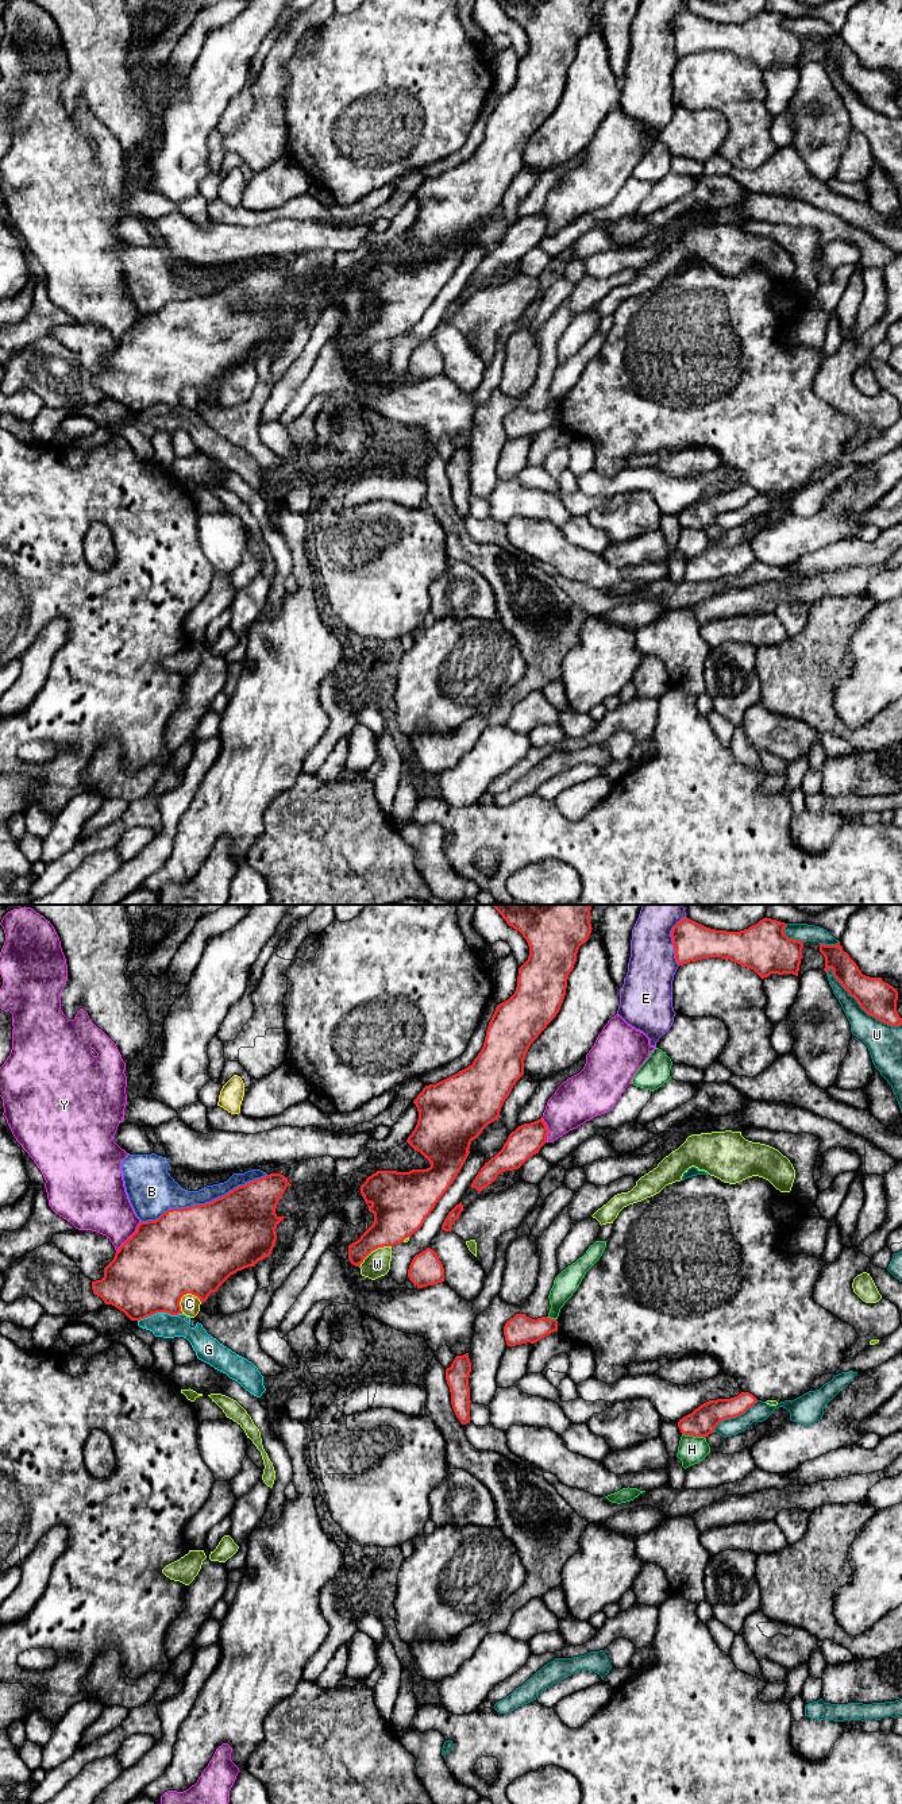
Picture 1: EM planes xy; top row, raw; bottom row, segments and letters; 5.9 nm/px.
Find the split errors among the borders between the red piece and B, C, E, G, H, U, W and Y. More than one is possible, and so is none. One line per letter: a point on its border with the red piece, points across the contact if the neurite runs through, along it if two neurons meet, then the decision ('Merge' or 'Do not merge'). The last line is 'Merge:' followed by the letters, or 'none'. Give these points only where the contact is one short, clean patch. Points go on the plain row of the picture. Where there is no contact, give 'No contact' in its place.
B: Touches red at xy (203, 297). Do not merge
C: Touches red at xy (182, 388). Do not merge
E: Touches red at xy (673, 33). Do not merge
G: Touches red at xy (160, 404). Do not merge
H: Touches red at xy (694, 528). Do not merge
U: Touches red at xy (860, 99). Do not merge
W: Touches red at xy (373, 342). Do not merge
Y: Touches red at xy (130, 330). Do not merge
Merge: none

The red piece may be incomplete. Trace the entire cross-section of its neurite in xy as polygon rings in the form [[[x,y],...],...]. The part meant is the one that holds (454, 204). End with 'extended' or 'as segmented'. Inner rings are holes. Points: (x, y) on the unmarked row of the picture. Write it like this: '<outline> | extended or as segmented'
[[[494,0],[509,19],[519,23],[529,39],[528,53],[519,61],[517,80],[514,86],[505,95],[497,97],[489,115],[483,139],[473,157],[458,166],[423,181],[413,196],[419,204],[415,223],[406,235],[420,244],[431,257],[427,262],[412,262],[409,265],[377,263],[361,278],[361,286],[374,307],[373,317],[361,331],[348,338],[348,352],[352,358],[361,359],[363,352],[375,342],[394,339],[415,327],[425,311],[435,301],[439,292],[450,281],[460,265],[469,246],[470,236],[482,223],[497,211],[501,200],[509,189],[516,174],[524,167],[524,153],[531,136],[556,109],[563,96],[567,72],[577,54],[577,46],[591,26],[591,0]]] | as segmented

